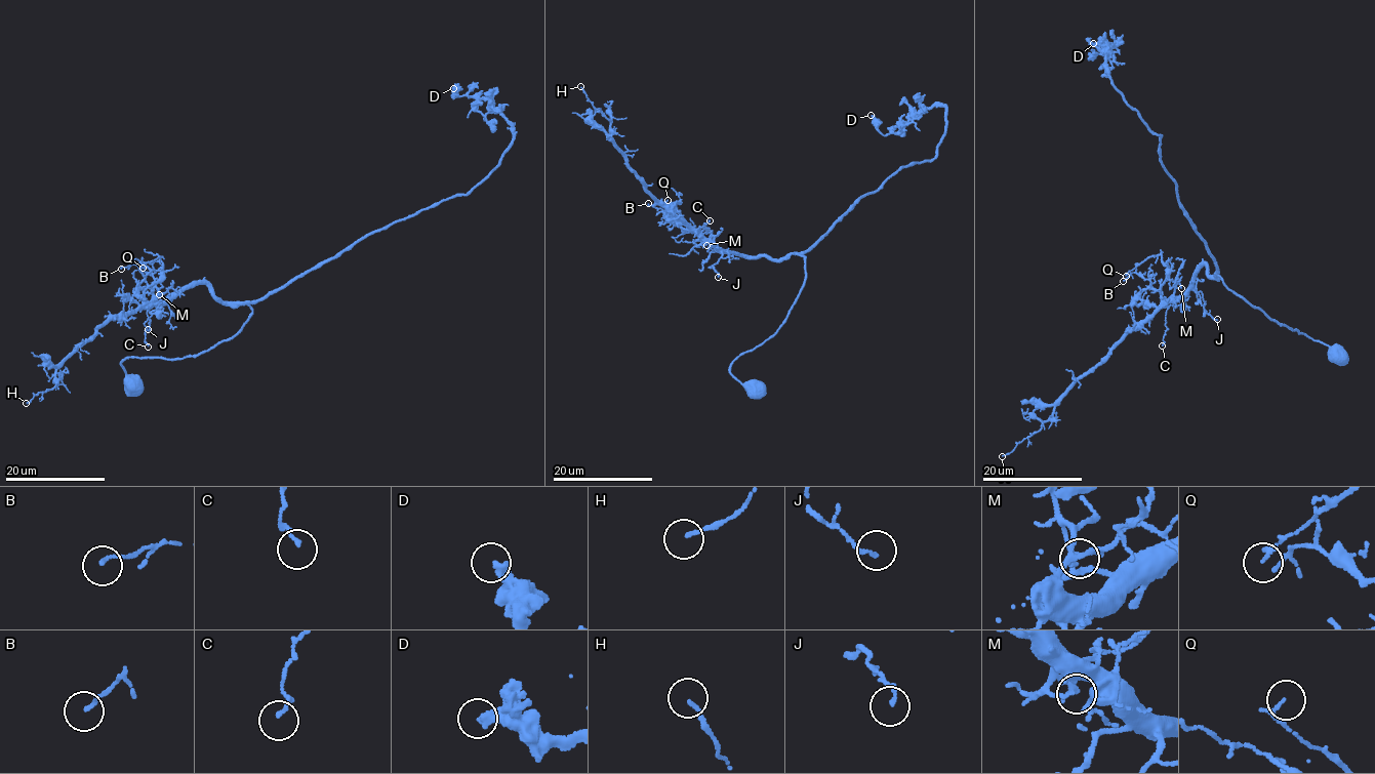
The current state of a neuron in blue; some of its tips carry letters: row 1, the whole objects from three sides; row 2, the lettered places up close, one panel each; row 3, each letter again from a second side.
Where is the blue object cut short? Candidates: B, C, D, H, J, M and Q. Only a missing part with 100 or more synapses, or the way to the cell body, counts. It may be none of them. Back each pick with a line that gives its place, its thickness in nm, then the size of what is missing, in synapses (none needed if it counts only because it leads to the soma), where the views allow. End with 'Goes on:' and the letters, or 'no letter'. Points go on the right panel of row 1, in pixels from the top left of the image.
Goes on: no letter

